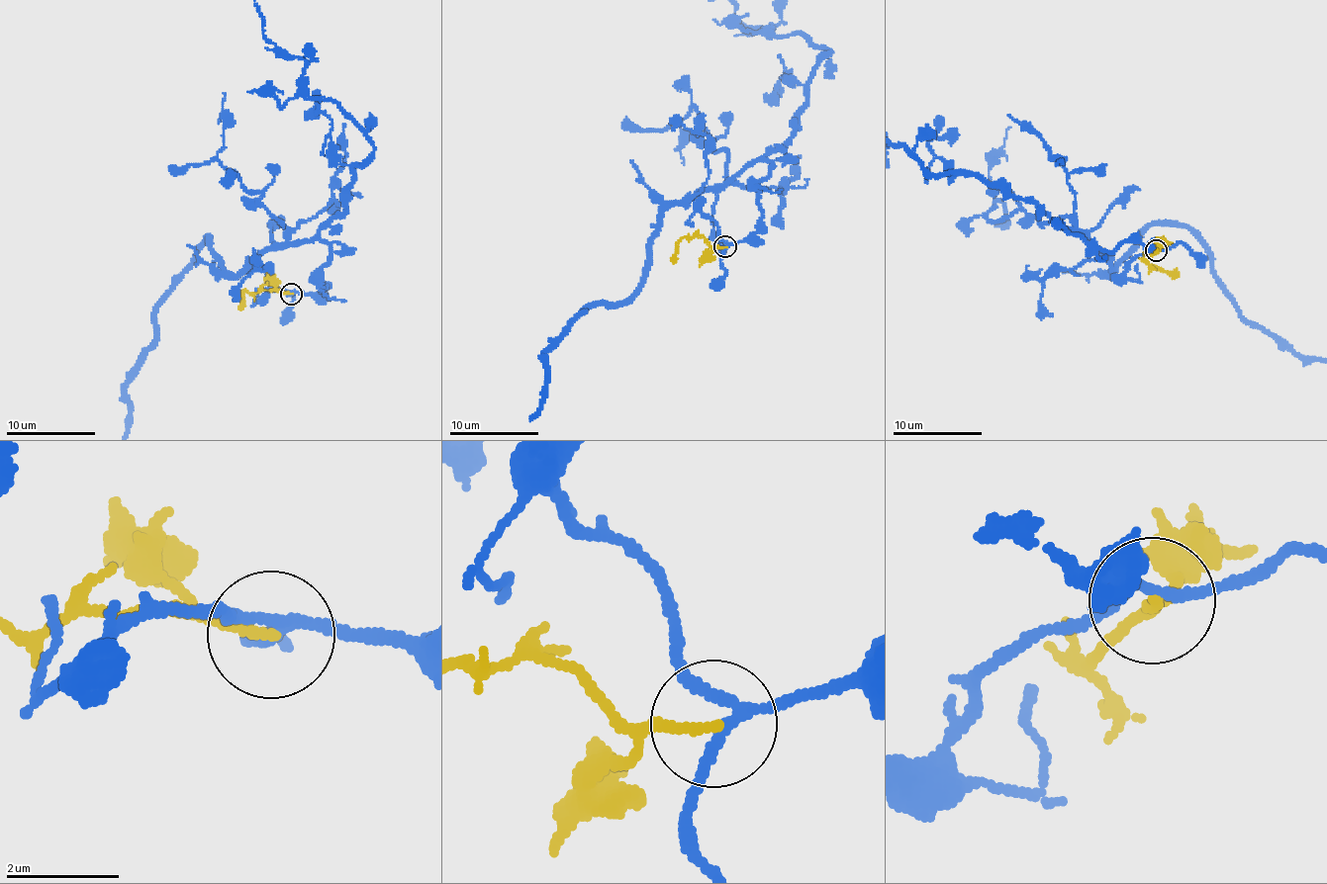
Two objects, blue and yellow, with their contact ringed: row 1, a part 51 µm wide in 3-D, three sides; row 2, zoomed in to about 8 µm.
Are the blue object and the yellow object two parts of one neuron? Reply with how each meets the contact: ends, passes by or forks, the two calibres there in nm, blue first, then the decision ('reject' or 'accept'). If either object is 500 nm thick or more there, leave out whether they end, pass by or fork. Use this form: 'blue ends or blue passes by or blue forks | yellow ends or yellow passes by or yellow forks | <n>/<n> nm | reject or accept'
blue forks | yellow ends | 150/180 nm | reject

